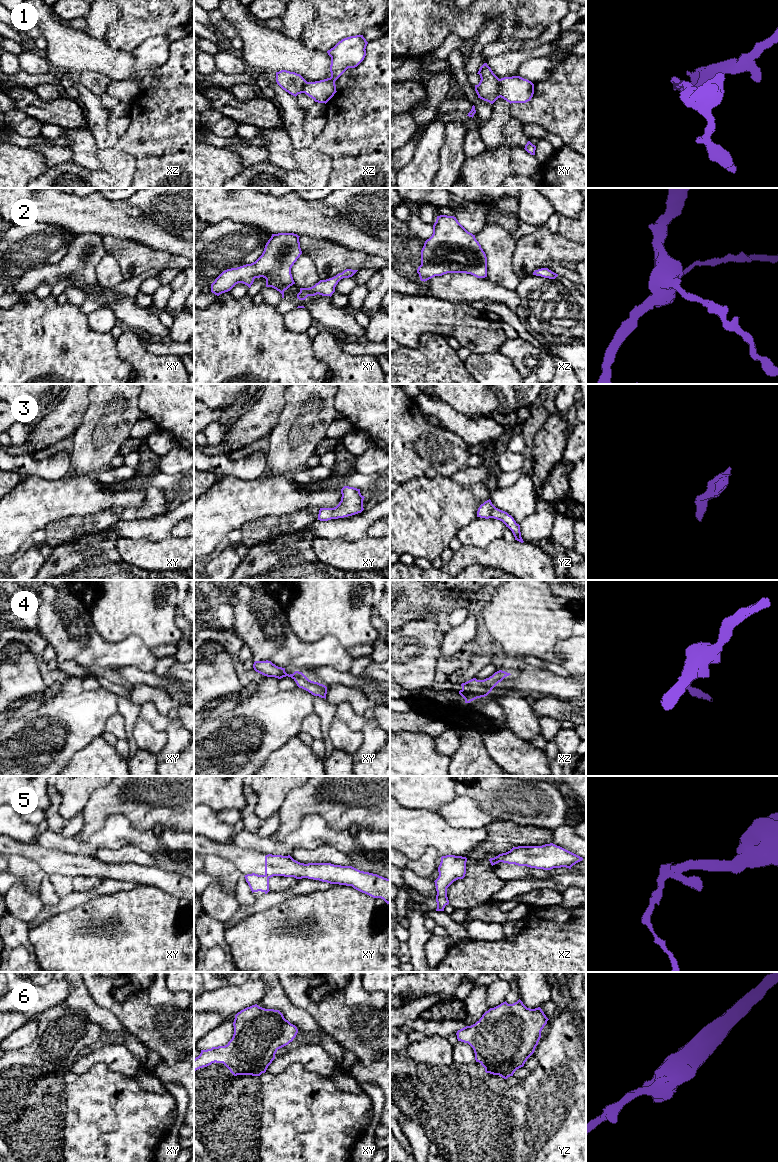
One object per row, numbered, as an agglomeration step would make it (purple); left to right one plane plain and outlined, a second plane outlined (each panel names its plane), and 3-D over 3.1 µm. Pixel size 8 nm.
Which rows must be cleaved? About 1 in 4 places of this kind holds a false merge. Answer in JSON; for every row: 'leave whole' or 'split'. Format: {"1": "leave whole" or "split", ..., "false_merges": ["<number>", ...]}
{"1": "split", "2": "leave whole", "3": "leave whole", "4": "leave whole", "5": "split", "6": "leave whole", "false_merges": ["1", "5"]}

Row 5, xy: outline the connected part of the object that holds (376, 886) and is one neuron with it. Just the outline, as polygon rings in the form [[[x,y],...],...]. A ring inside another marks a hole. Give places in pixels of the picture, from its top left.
[[[290,855],[265,856],[265,876],[308,878],[330,884],[352,886],[373,898],[381,898],[390,903],[390,879],[377,874],[360,871],[352,866],[331,863],[300,863]]]

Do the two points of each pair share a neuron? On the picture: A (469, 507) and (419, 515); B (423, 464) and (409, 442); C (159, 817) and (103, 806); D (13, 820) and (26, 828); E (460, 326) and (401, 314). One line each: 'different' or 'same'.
A: same
B: same
C: same
D: same
E: same

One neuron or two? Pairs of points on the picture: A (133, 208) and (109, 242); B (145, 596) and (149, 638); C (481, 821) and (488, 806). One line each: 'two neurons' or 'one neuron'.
A: two neurons
B: one neuron
C: two neurons

